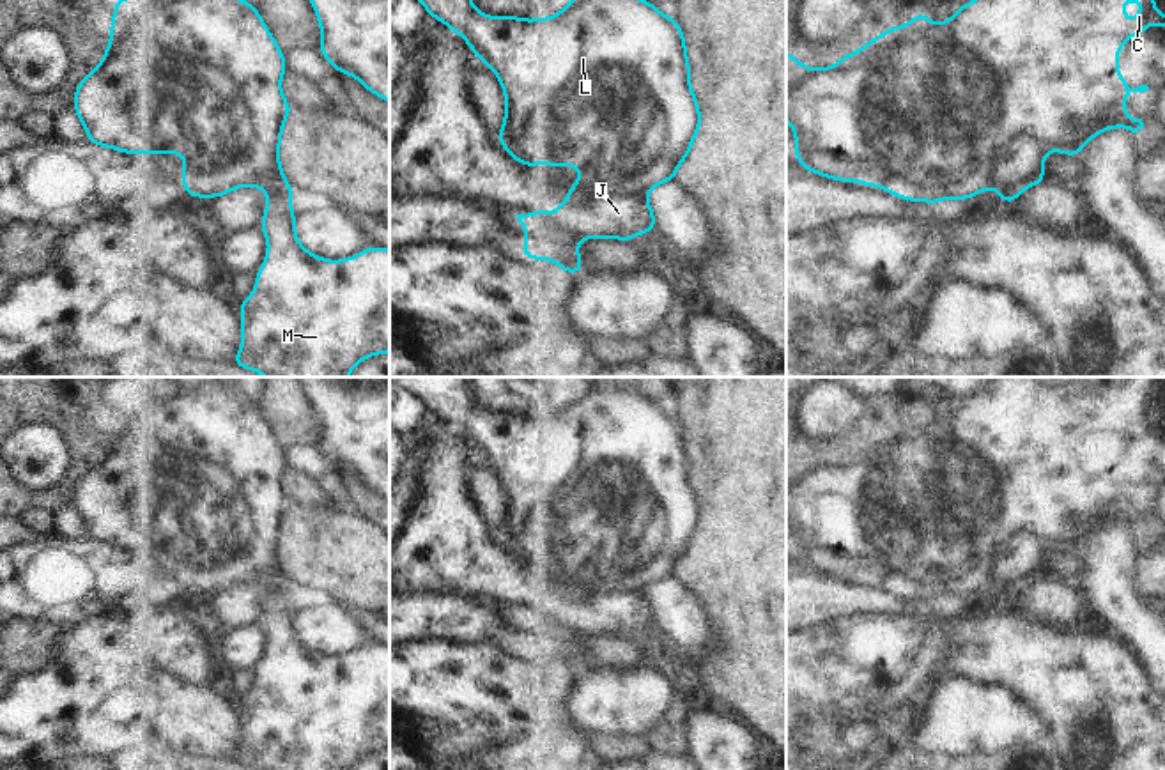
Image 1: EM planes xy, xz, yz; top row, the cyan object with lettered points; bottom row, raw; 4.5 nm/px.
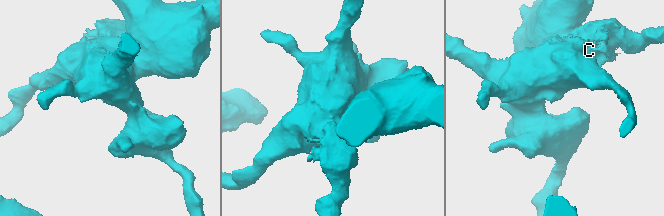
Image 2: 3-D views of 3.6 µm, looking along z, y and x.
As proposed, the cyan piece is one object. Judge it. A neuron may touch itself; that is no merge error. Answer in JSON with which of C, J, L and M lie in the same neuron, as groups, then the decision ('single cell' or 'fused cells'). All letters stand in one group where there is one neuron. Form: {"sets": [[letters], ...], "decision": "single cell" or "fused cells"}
{"sets": [["C", "L", "M"], ["J"]], "decision": "fused cells"}

